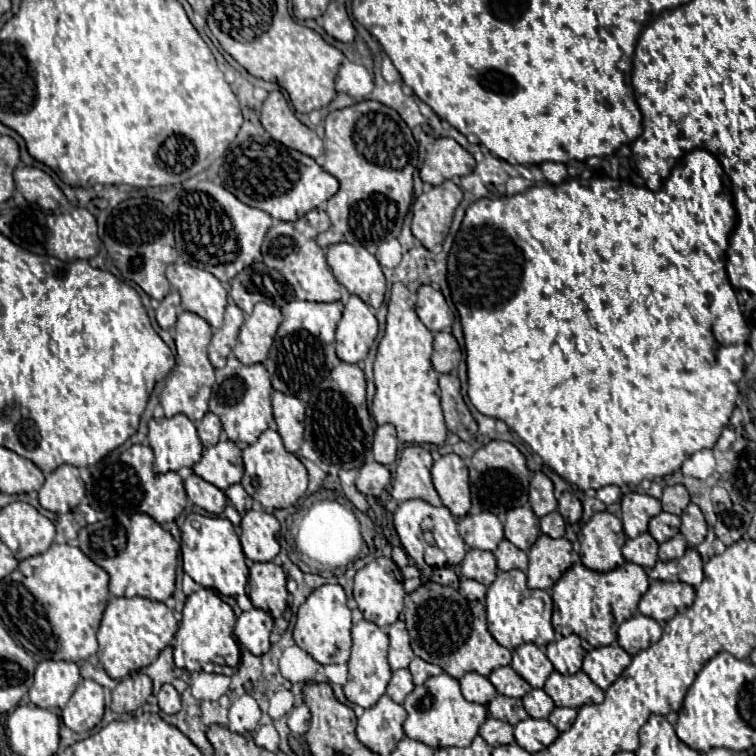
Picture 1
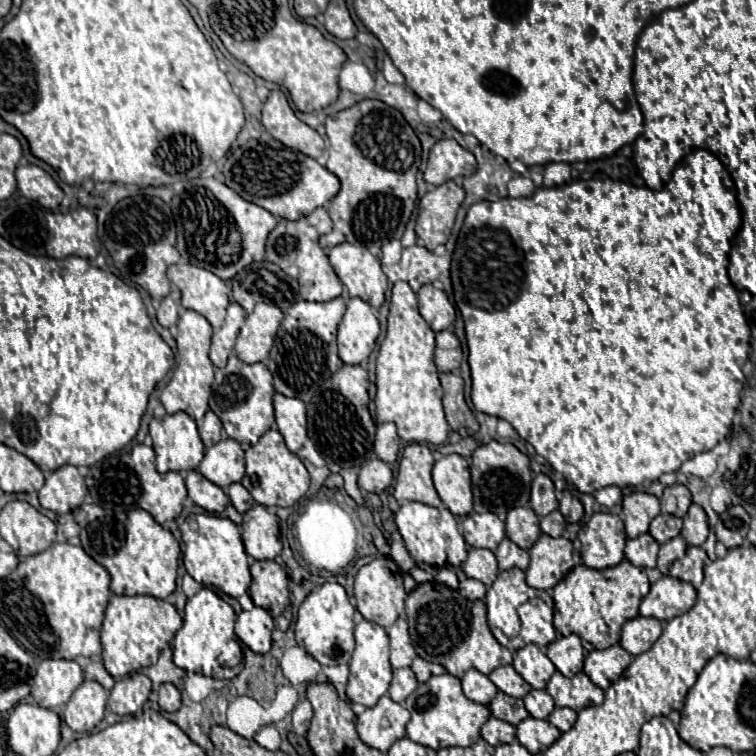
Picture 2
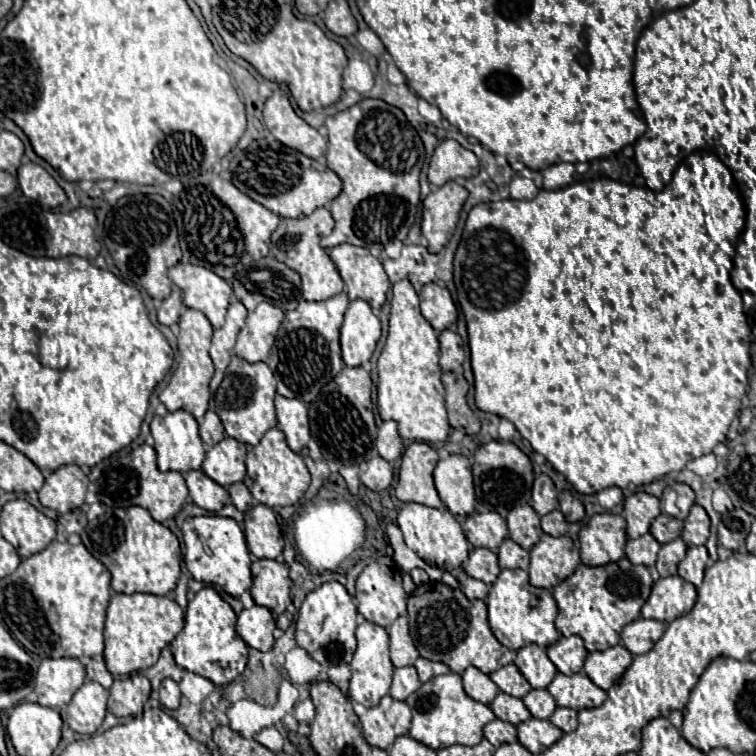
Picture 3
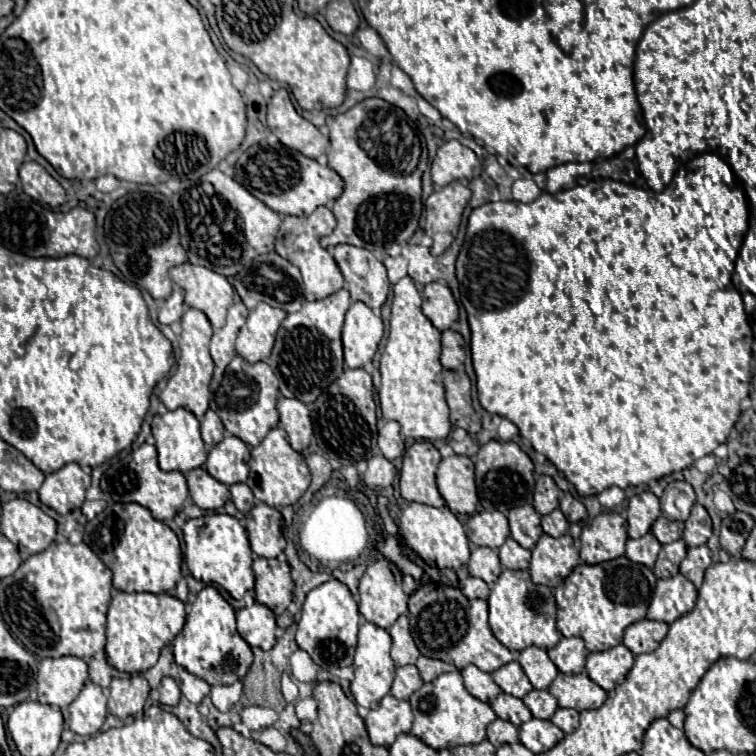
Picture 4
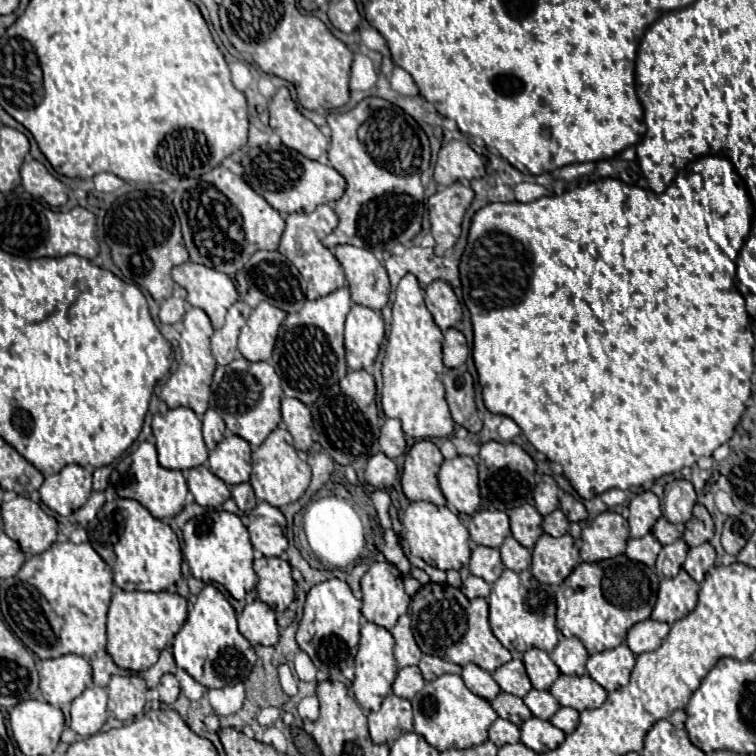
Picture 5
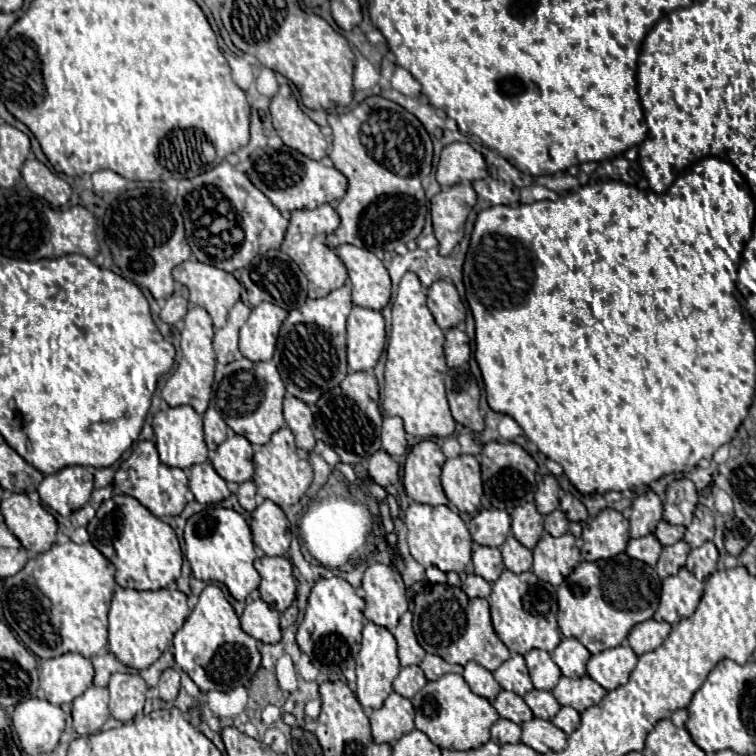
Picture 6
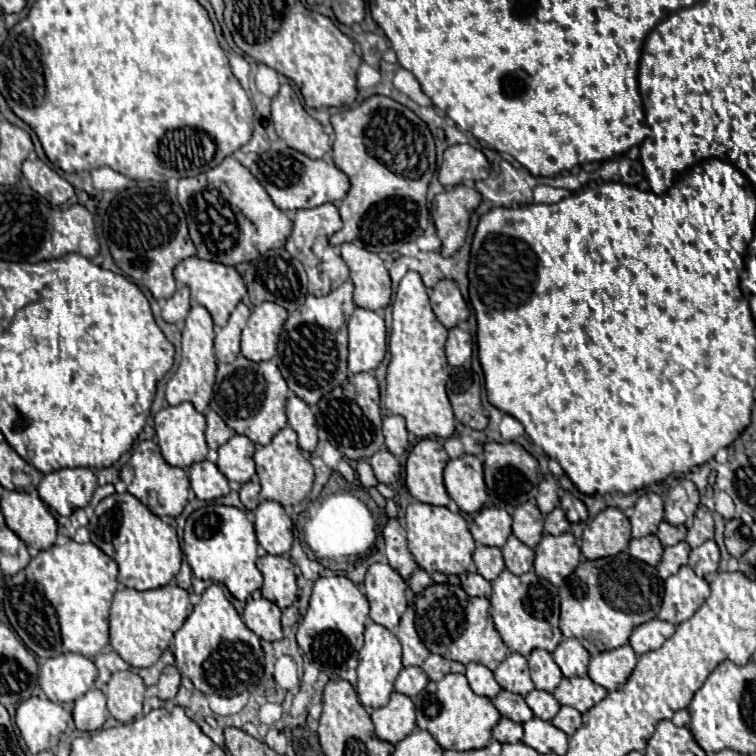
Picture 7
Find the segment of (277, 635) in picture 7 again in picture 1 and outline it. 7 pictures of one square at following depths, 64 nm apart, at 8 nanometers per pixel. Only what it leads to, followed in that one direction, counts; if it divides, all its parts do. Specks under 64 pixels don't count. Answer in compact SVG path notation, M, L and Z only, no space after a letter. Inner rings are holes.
M252 608L248 612L242 612L236 620L234 634L238 642L248 648L254 656L262 656L270 648L270 630L274 626L274 620L268 612L260 608Z

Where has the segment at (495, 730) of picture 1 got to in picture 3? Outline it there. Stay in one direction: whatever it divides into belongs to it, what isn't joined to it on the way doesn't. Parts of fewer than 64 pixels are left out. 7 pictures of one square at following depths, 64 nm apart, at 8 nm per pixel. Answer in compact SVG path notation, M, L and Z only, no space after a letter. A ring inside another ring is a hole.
M494 718L492 722L488 722L484 726L484 738L492 744L492 746L500 746L506 742L516 742L516 726Z

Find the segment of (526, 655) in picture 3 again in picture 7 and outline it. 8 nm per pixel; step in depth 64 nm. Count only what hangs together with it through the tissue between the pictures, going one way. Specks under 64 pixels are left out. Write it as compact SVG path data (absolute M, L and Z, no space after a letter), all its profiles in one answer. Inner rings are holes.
M534 650L528 656L528 664L530 664L530 674L536 690L554 692L554 688L562 680L562 672L558 664L552 660L552 654L546 650Z

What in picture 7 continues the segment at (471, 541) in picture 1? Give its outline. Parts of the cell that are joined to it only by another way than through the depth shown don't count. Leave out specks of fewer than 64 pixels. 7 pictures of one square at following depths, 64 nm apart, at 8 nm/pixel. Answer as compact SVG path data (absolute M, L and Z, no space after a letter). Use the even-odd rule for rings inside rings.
M492 506L492 508L482 508L474 516L474 520L470 524L470 532L476 542L502 548L506 544L506 538L512 532L510 526L512 526L510 514L506 510Z

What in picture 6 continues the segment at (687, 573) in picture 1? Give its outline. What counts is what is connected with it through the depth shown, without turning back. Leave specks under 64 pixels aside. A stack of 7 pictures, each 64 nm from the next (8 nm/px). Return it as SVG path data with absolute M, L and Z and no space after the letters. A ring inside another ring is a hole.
M706 542L706 544L690 550L686 568L698 580L706 580L716 570L716 562L718 562L718 550L712 542Z

